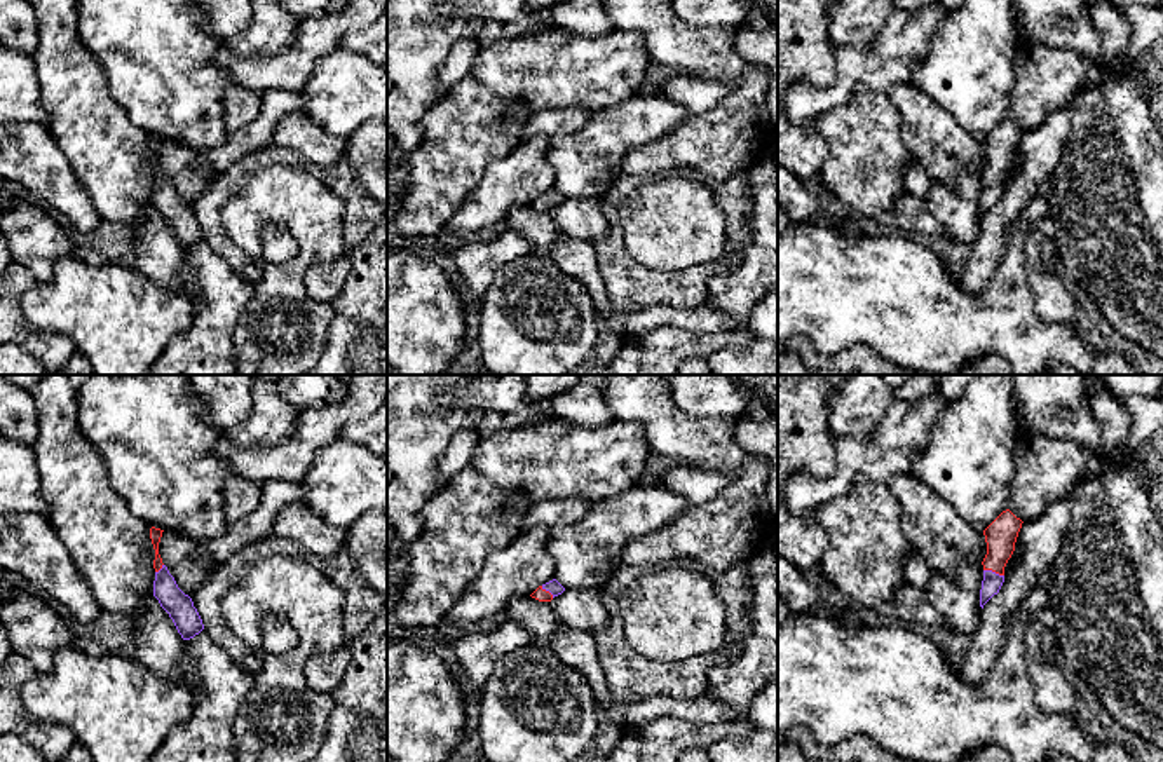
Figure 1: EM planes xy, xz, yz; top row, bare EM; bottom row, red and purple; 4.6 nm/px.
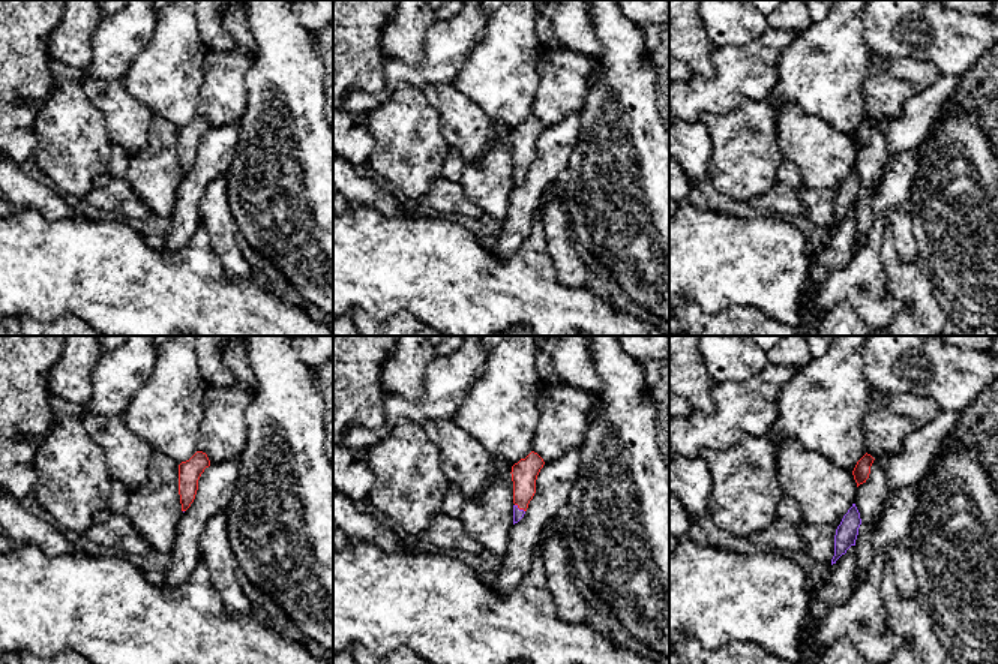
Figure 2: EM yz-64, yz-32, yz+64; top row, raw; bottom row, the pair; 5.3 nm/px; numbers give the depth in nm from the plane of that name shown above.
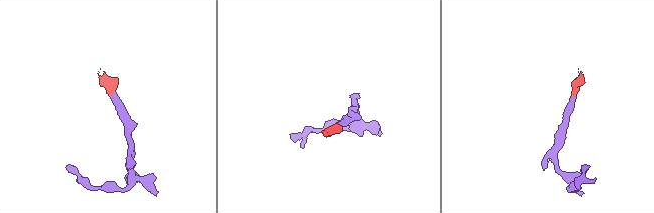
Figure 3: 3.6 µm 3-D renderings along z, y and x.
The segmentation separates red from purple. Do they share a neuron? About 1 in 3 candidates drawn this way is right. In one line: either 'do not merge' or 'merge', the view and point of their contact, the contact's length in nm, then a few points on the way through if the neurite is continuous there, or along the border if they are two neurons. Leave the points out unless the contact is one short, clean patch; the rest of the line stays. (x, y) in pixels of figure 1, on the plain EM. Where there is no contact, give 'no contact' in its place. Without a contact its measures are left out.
merge | yz (994, 180) | 100 nm | across yz (1001, 143), (994, 180), (991, 194)

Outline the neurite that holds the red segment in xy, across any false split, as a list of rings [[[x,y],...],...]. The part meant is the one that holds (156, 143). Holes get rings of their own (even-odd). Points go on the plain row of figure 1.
[[[155,136],[150,138],[150,148],[155,159],[153,206],[159,209],[160,216],[169,223],[181,248],[190,249],[204,239],[204,234],[197,218],[194,216],[192,208],[178,197],[174,187],[162,173],[162,167],[159,164],[159,152],[162,141],[164,139]]]

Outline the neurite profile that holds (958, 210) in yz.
[[[975,164],[966,166],[954,188],[943,183],[931,183],[926,197],[928,208],[950,239],[973,244],[980,235],[982,171],[983,167]]]

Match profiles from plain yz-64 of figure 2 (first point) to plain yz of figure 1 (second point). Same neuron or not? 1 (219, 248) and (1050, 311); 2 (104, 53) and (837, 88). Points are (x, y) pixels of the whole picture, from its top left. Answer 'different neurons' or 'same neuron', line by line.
1: same neuron
2: same neuron

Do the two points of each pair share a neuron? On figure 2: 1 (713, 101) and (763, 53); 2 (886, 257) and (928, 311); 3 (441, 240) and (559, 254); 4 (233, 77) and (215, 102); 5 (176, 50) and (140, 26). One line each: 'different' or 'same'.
1: same
2: same
3: different
4: same
5: different

